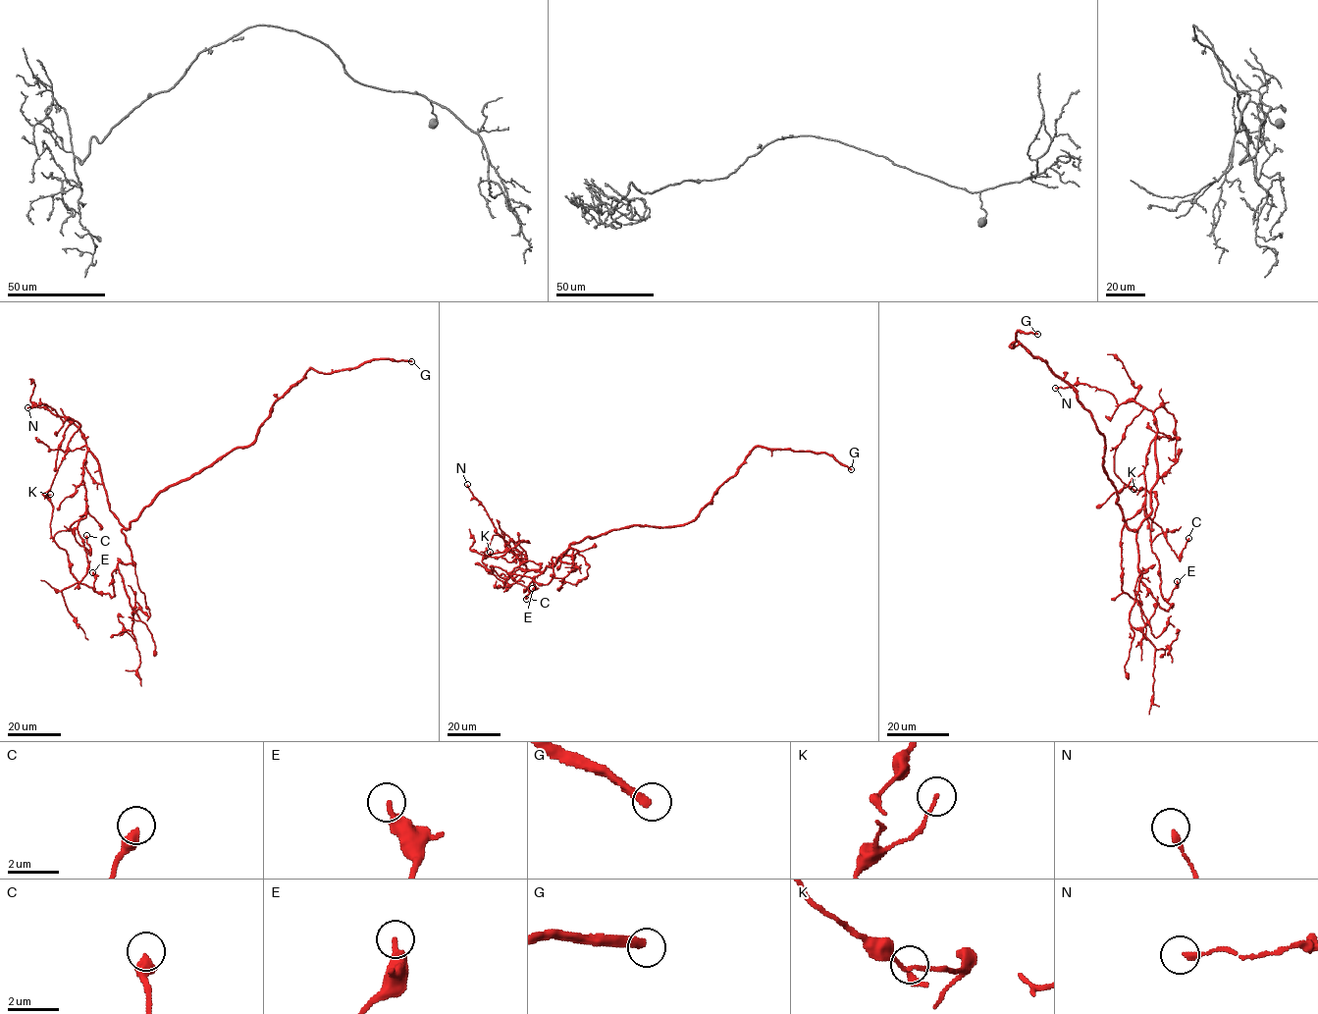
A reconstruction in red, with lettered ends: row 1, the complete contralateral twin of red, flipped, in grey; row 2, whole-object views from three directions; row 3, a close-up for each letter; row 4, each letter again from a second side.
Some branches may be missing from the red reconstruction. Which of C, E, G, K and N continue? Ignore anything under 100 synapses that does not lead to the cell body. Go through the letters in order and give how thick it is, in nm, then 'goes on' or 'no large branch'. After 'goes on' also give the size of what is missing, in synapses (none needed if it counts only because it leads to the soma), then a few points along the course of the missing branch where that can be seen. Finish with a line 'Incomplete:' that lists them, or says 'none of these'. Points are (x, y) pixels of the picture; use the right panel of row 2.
C: 420 nm thick; no large branch
E: 360 nm thick; no large branch
G: 340 nm thick; goes on; about 250 synapses; missing branch runs (1037, 334), (1056, 351), (1069, 392), (1104, 412), (1104, 435), (1125, 428), (1134, 405), (1162, 427)
K: 130 nm thick; no large branch
N: 220 nm thick; no large branch
Incomplete: G

